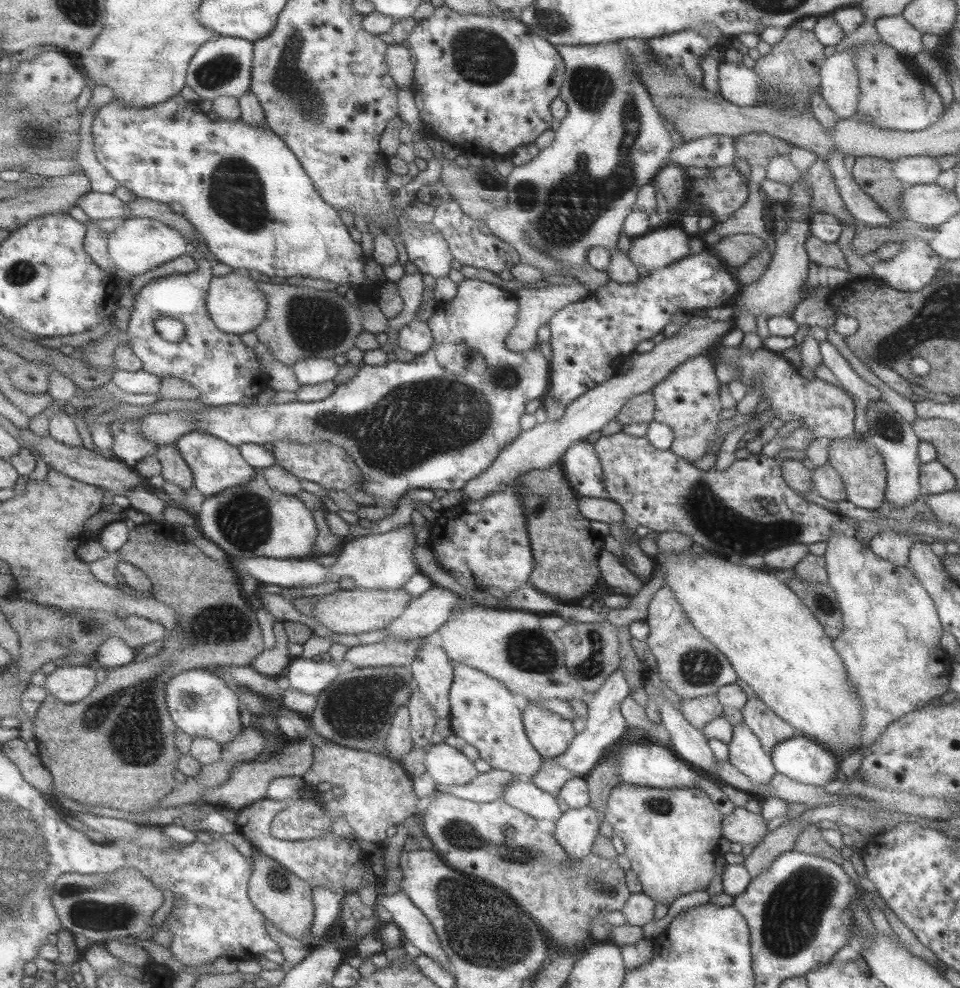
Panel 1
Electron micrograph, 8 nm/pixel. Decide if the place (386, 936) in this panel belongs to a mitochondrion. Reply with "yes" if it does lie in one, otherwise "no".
no

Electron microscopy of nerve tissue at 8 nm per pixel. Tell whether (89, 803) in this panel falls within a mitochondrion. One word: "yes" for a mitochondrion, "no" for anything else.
no

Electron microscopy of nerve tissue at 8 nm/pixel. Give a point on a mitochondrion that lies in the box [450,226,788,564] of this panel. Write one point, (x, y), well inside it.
(504, 379)

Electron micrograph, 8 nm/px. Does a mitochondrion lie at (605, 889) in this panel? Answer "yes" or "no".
yes

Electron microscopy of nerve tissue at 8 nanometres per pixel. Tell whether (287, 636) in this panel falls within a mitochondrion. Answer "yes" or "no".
no

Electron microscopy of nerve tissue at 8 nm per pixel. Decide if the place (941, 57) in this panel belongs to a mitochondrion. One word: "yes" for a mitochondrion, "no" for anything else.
no

